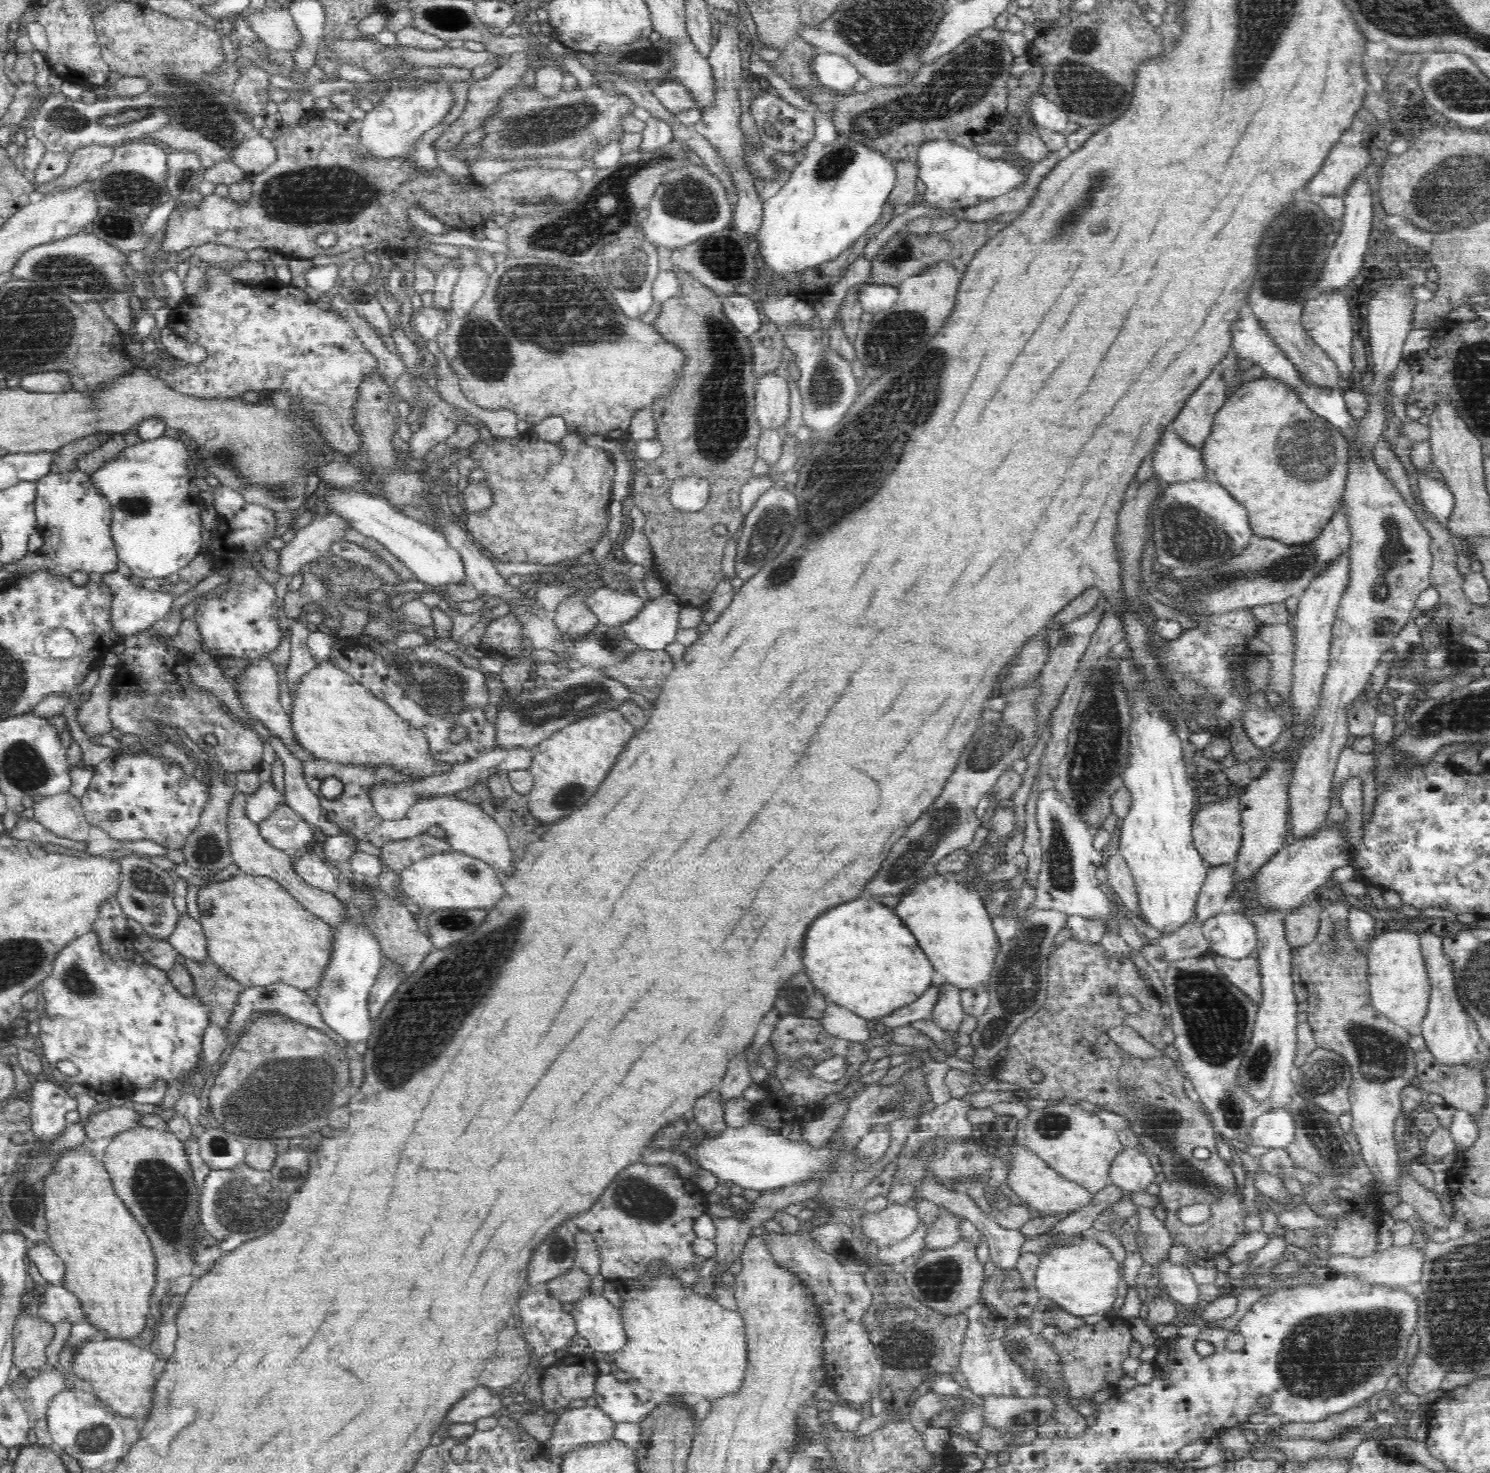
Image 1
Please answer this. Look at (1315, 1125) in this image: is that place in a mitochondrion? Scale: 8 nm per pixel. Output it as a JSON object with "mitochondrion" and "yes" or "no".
{"mitochondrion":"yes"}

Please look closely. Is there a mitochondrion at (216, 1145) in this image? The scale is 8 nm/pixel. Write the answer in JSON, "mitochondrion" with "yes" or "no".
{"mitochondrion":"yes"}

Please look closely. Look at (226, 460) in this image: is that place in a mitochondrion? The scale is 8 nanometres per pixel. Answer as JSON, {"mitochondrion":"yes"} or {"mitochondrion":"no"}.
{"mitochondrion":"yes"}

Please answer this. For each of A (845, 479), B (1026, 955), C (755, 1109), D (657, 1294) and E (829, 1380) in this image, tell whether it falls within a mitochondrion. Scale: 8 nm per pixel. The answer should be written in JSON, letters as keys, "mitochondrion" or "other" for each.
{"A":"mitochondrion","B":"mitochondrion","C":"other","D":"other","E":"other"}

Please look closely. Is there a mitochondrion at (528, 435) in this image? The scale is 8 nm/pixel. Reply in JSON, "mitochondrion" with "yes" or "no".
{"mitochondrion":"no"}

